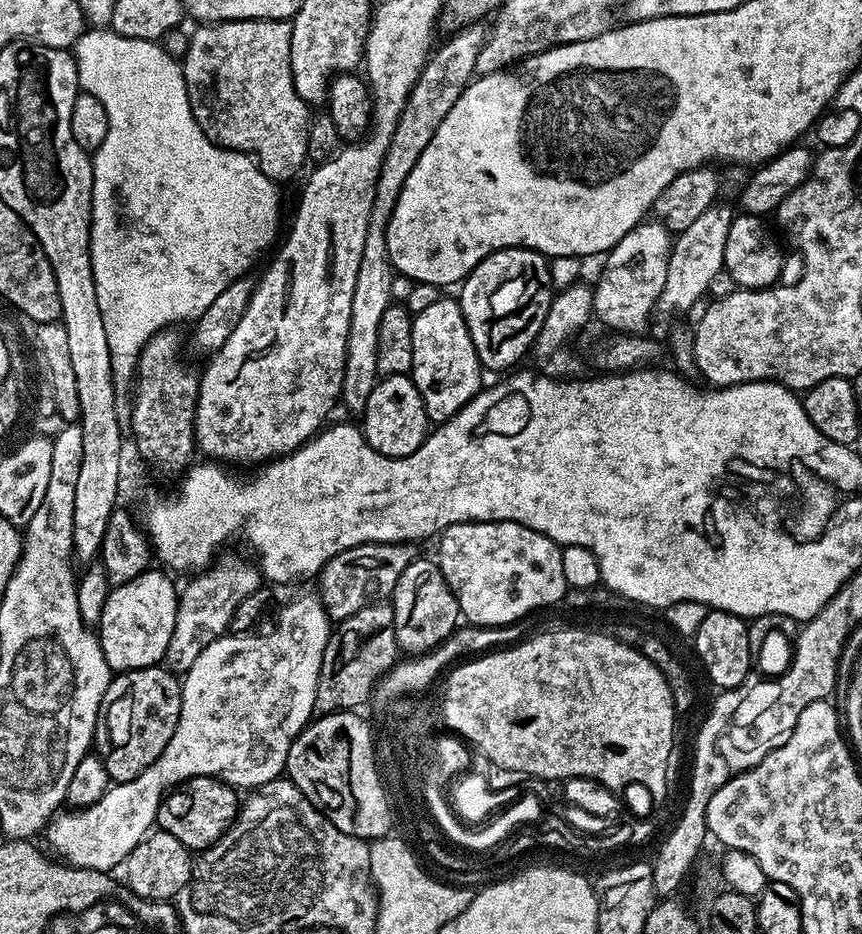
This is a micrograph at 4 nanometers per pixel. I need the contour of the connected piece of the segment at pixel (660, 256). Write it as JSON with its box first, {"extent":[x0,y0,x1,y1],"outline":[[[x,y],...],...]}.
{"extent":[592,222,674,334],"outline":[[[642,222],[626,238],[622,238],[614,245],[612,251],[607,253],[608,265],[600,272],[600,281],[592,288],[592,310],[595,319],[601,320],[616,334],[640,334],[645,330],[648,319],[656,312],[656,303],[662,294],[662,286],[666,286],[666,266],[670,266],[670,254],[674,243],[673,233],[669,232],[659,222]]]}

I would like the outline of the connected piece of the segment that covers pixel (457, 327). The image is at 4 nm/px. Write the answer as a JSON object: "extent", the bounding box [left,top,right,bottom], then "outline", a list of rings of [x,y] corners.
{"extent":[410,298,482,426],"outline":[[[442,298],[438,302],[430,302],[426,310],[413,315],[412,333],[414,362],[410,375],[418,394],[422,394],[429,421],[439,426],[454,418],[462,406],[466,406],[482,391],[482,365],[474,350],[474,342],[464,321],[459,299]]]}

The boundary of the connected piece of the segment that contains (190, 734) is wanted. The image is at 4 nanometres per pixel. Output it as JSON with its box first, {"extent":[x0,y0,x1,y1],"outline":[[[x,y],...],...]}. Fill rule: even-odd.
{"extent":[46,594,333,873],"outline":[[[312,594],[312,596],[300,596],[297,600],[290,601],[281,610],[280,617],[276,620],[276,629],[273,632],[257,631],[255,634],[225,634],[218,637],[214,642],[210,642],[210,646],[206,646],[206,650],[202,650],[202,654],[198,654],[198,658],[194,658],[194,666],[190,666],[190,670],[183,673],[180,685],[182,710],[178,714],[178,726],[174,726],[174,738],[170,738],[170,742],[166,742],[166,750],[162,750],[160,757],[150,766],[146,766],[146,770],[142,770],[142,774],[138,774],[138,778],[134,778],[125,784],[113,783],[96,804],[90,805],[89,808],[64,810],[53,816],[48,821],[46,829],[46,837],[48,836],[49,842],[58,851],[64,852],[63,859],[71,864],[72,867],[102,870],[103,872],[111,873],[113,871],[112,868],[119,869],[134,850],[134,846],[138,846],[138,842],[142,842],[145,836],[153,831],[156,824],[158,806],[164,801],[164,797],[168,795],[169,791],[183,784],[184,781],[189,780],[192,776],[213,776],[215,780],[220,780],[224,784],[230,784],[237,790],[261,788],[266,782],[277,779],[285,771],[284,763],[290,754],[290,746],[294,742],[294,738],[298,738],[298,734],[313,719],[312,711],[314,710],[314,698],[316,697],[316,687],[318,686],[318,674],[322,666],[322,654],[326,650],[326,642],[332,630],[333,625],[328,619],[323,602],[320,601],[319,595]]]}

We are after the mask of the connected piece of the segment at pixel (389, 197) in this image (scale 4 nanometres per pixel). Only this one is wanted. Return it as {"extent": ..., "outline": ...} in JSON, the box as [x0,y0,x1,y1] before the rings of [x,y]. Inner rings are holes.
{"extent":[340,23,486,414],"outline":[[[483,23],[469,24],[468,27],[449,35],[448,41],[444,45],[441,43],[433,51],[418,82],[410,90],[394,138],[390,140],[390,150],[386,150],[384,155],[380,177],[376,183],[374,206],[370,210],[366,226],[366,246],[362,246],[362,262],[358,262],[358,278],[354,282],[354,302],[350,302],[350,334],[346,342],[346,362],[340,391],[342,404],[356,414],[363,413],[370,398],[370,390],[374,390],[380,376],[378,325],[382,322],[382,314],[386,314],[389,304],[394,300],[392,296],[394,269],[390,262],[390,254],[386,250],[388,223],[394,214],[398,194],[402,194],[402,186],[406,186],[406,178],[410,178],[410,170],[414,170],[418,158],[422,158],[422,150],[426,150],[430,138],[434,138],[434,130],[442,126],[442,118],[450,114],[450,106],[458,102],[460,95],[468,89],[476,76],[478,50],[482,50],[485,35],[486,28]]]}

